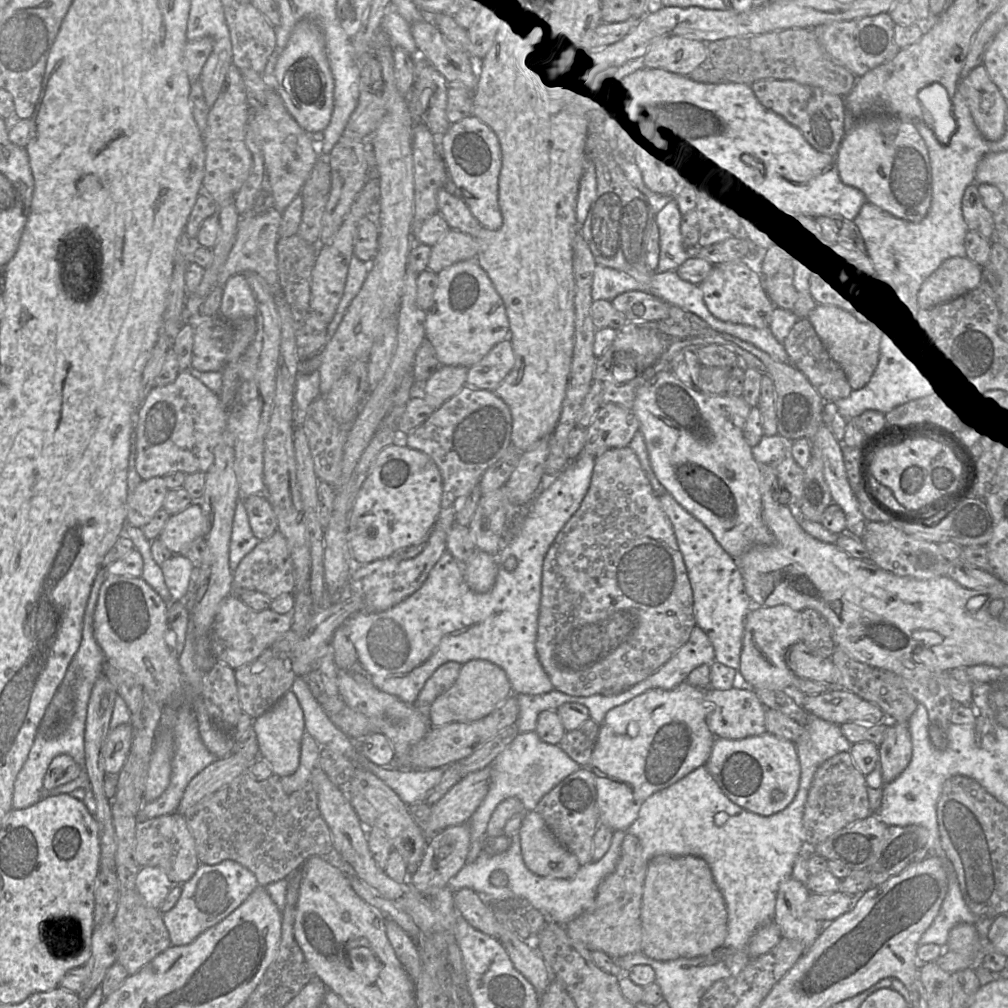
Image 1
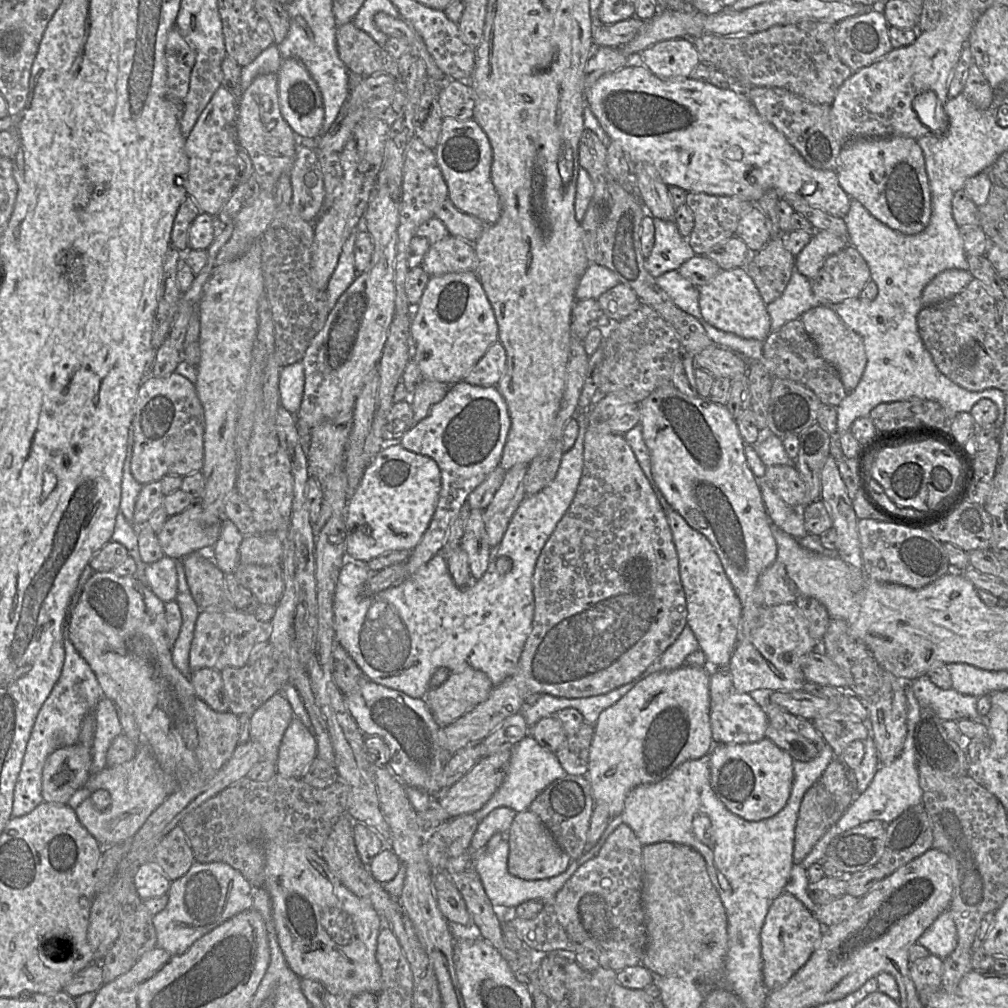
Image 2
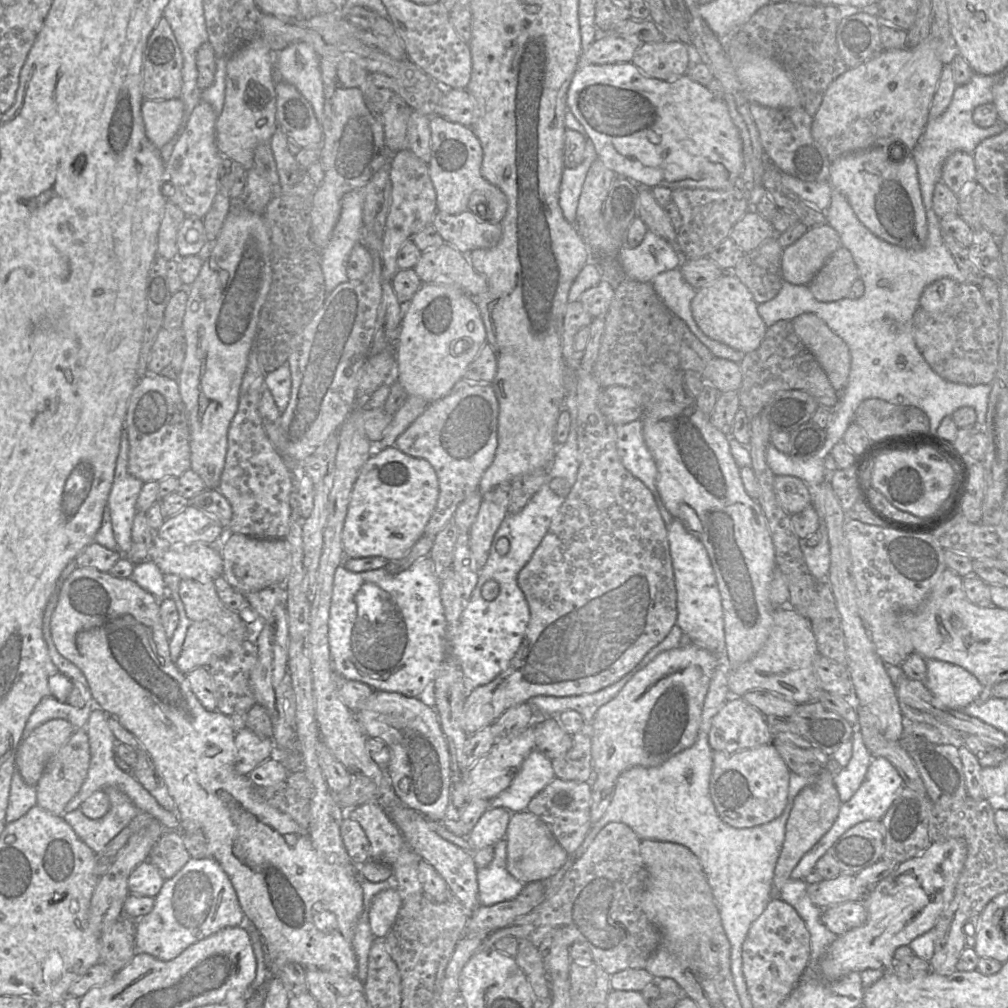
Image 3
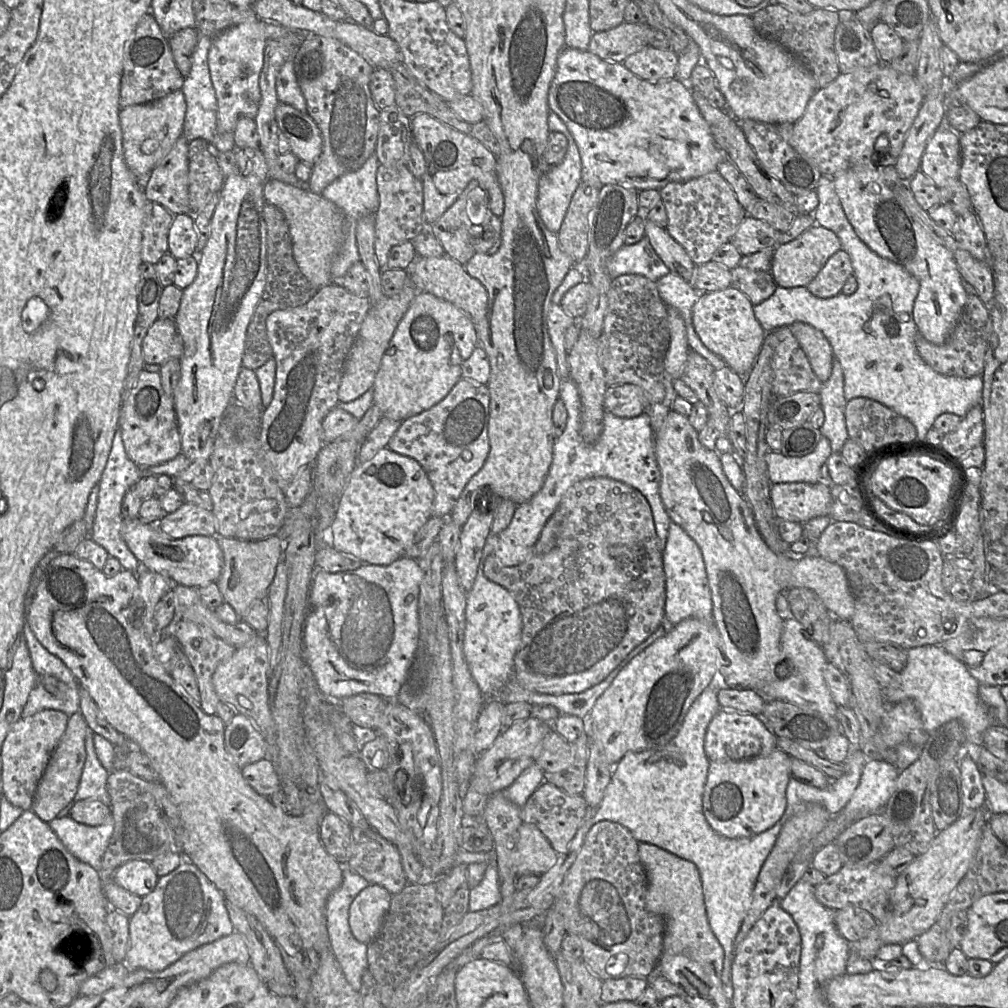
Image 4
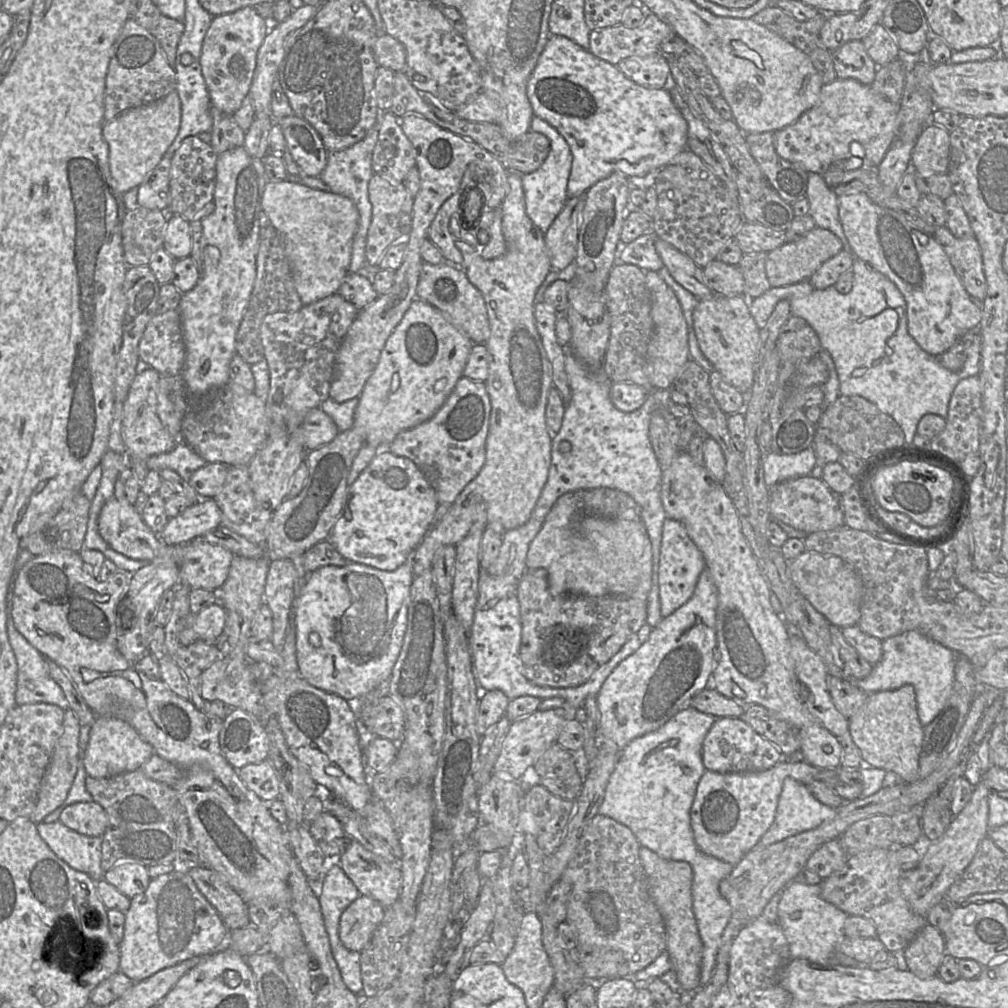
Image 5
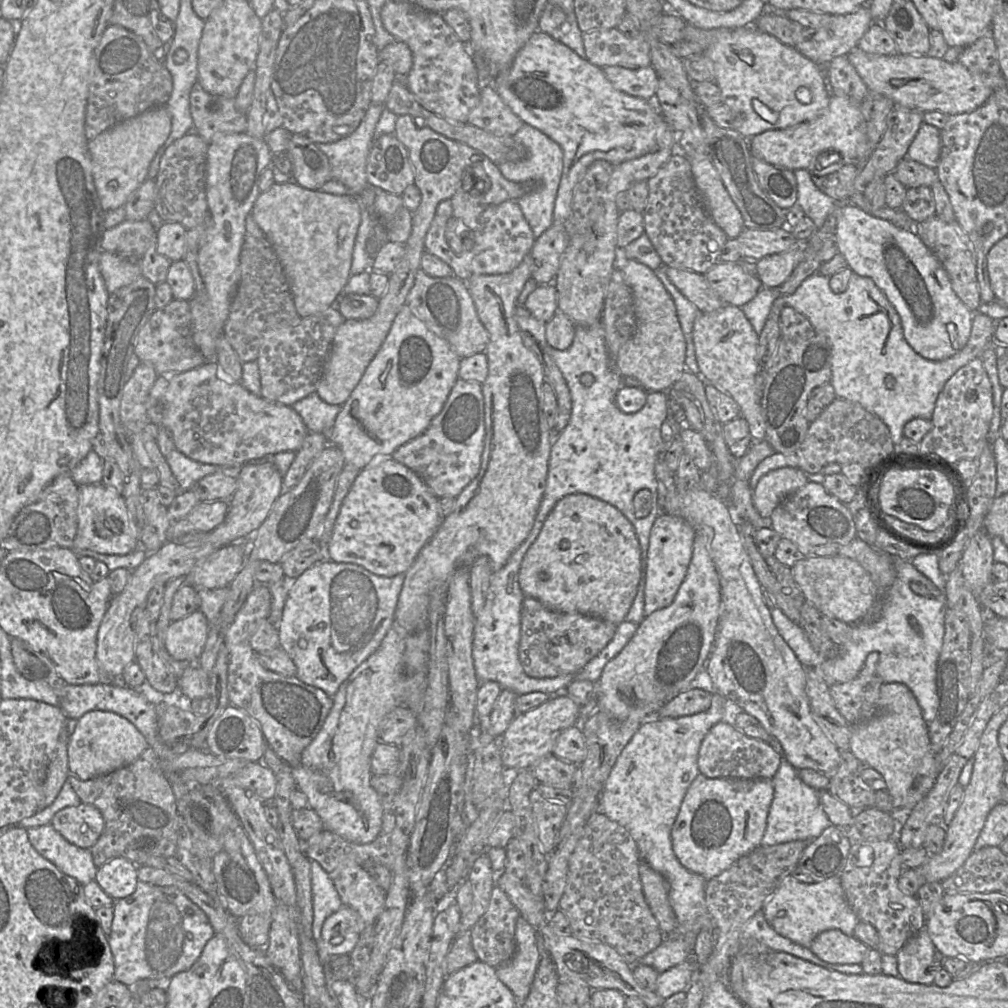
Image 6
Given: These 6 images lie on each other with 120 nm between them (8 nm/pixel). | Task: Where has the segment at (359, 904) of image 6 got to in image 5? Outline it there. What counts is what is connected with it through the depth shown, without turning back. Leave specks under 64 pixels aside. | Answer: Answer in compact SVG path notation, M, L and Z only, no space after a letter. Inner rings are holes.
M350 839L336 860L344 873L357 887L360 895L377 900L385 909L399 897L402 873L398 861L391 863Z

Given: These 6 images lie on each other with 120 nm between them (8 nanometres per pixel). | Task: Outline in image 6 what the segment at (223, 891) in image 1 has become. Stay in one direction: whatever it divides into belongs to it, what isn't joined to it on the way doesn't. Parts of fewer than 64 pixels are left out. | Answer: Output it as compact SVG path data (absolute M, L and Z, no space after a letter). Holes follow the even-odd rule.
M138 881L135 891L125 898L115 900L112 908L113 920L110 932L107 935L107 942L110 947L114 961L113 979L130 988L135 987L140 982L165 984L172 976L190 968L200 957L206 943L216 934L206 914L175 887L156 886Z

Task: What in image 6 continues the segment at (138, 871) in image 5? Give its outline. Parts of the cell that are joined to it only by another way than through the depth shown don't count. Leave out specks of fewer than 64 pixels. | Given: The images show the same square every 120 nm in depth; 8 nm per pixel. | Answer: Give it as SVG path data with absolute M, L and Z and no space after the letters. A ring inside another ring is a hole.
M113 858L97 869L95 882L113 900L131 895L137 886L138 865L124 858Z

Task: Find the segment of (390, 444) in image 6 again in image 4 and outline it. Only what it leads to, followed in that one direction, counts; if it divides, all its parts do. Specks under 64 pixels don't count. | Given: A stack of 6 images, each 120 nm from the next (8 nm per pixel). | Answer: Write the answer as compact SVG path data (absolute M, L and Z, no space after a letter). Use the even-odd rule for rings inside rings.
M419 293L398 324L382 358L372 387L374 405L381 410L383 418L400 422L432 408L462 379L462 366L477 346L476 326L469 316L455 305L430 293Z

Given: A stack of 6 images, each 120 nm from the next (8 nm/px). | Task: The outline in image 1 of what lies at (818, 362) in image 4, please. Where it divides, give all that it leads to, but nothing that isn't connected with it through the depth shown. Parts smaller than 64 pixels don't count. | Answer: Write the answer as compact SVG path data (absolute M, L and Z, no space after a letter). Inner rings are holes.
M816 306L807 319L831 358L845 372L852 390L864 387L871 379L878 364L878 329L876 326L859 324L848 314L823 306Z

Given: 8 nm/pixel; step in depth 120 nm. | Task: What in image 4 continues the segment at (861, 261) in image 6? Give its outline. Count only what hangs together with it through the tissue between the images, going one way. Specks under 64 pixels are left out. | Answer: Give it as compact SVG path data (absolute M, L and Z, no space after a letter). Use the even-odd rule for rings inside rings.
M888 165L876 168L850 167L832 177L832 181L843 211L859 239L874 253L901 265L919 281L919 291L913 305L913 319L918 333L935 345L946 342L961 316L967 293L962 285L962 278L953 252L938 243L925 231L898 194L899 185L903 185L904 181L908 180L899 177L894 165Z

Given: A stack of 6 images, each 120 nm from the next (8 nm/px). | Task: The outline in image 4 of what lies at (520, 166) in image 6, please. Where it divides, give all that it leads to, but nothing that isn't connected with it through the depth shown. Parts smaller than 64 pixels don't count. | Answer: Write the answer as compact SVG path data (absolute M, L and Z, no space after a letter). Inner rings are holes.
M550 112L548 116L548 125L550 132L561 132L568 140L568 148L564 159L560 164L547 170L540 178L538 183L538 197L537 207L538 212L545 224L545 226L551 231L557 234L559 231L567 209L575 193L576 189L580 185L582 179L582 162L579 154L577 144L570 133L569 129L561 118L554 112Z

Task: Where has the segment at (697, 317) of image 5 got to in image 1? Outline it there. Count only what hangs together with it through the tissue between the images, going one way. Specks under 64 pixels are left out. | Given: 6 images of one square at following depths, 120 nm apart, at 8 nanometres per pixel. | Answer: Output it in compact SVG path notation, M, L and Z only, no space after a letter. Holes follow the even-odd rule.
M752 256L747 260L728 262L713 267L711 273L700 286L708 310L724 322L743 324L755 328L768 327L775 306L763 288L762 275L752 264Z

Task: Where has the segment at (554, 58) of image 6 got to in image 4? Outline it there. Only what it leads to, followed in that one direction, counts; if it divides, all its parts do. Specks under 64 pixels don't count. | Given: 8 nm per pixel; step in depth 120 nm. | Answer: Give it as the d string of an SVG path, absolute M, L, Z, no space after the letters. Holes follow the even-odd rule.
M566 47L562 51L558 58L557 70L549 89L548 103L550 112L556 113L561 118L577 144L582 162L581 182L595 186L603 186L608 183L622 184L633 187L638 191L645 189L660 190L671 182L685 182L717 171L718 164L726 157L715 143L709 125L701 115L693 99L690 84L682 83L676 78L649 82L633 74L623 63L604 60L588 50L582 51Z

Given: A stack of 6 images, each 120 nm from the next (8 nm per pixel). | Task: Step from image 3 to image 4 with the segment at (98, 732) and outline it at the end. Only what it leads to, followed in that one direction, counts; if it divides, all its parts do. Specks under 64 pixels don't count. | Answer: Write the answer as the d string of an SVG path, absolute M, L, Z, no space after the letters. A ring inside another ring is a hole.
M87 729L85 738L86 758L79 786L72 802L63 808L57 815L57 818L67 817L74 803L93 799L109 805L110 799L106 789L107 778L110 774L97 758L93 742L94 733Z

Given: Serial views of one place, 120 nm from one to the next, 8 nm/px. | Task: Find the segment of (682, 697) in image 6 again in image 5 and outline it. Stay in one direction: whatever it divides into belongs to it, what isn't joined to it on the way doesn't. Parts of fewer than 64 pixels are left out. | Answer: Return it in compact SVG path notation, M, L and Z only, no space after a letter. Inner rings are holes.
M703 689L689 701L689 706L700 712L719 717L741 717L745 707L720 694L716 689Z

